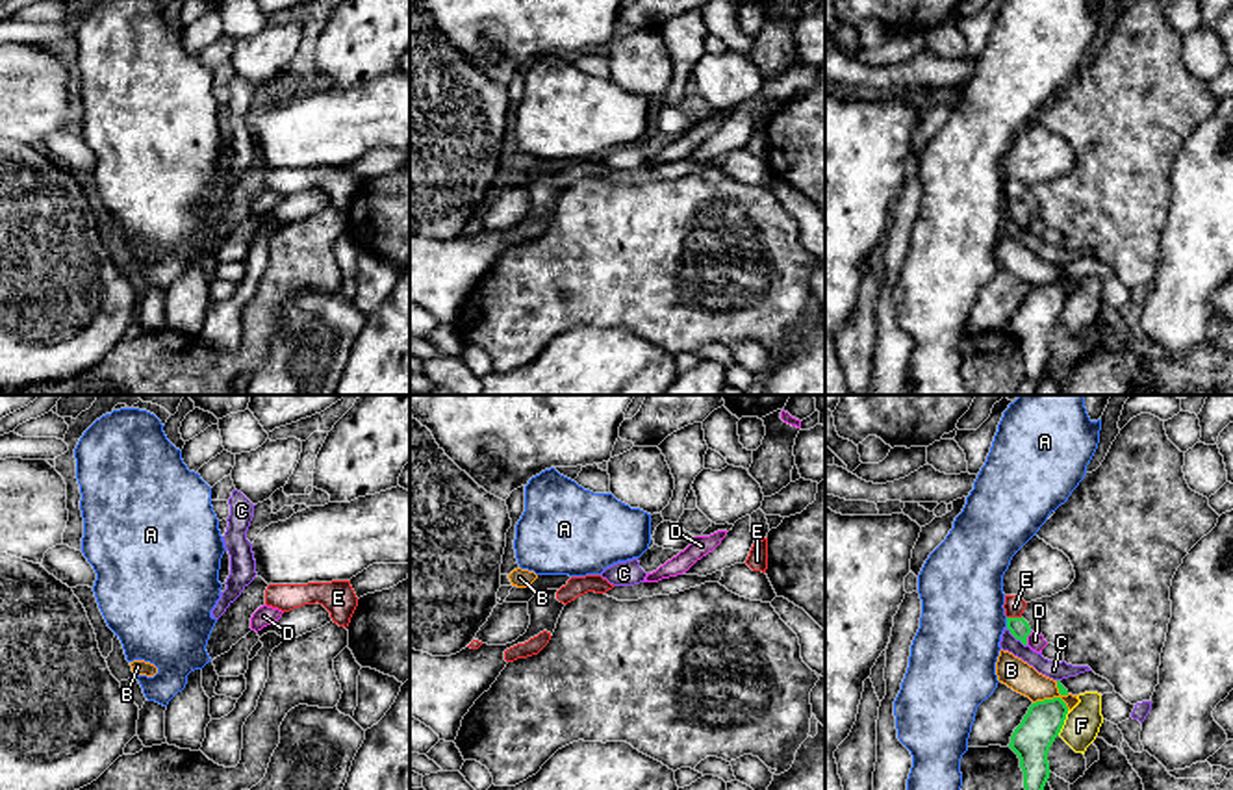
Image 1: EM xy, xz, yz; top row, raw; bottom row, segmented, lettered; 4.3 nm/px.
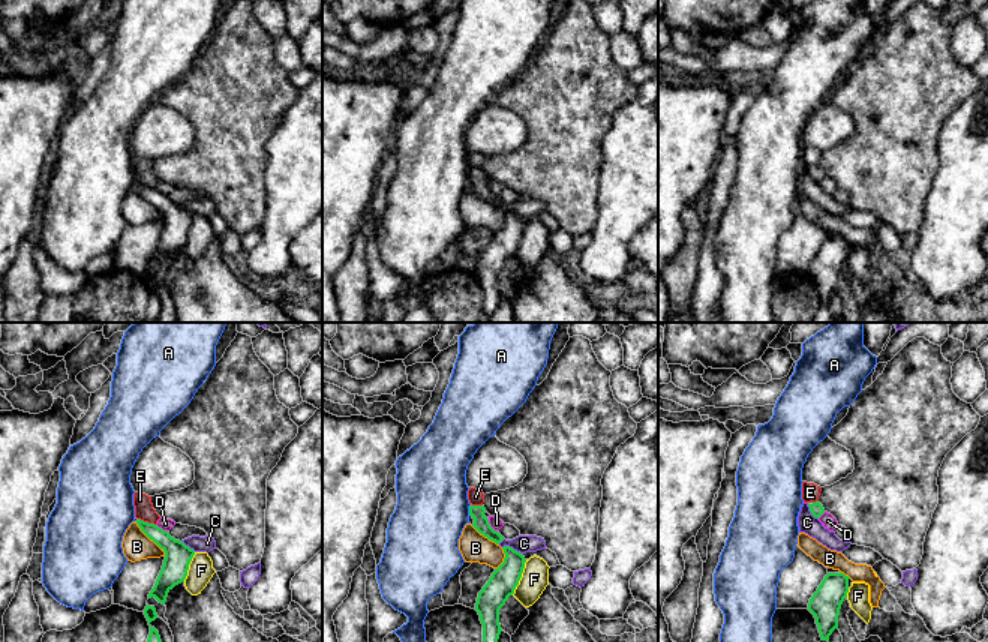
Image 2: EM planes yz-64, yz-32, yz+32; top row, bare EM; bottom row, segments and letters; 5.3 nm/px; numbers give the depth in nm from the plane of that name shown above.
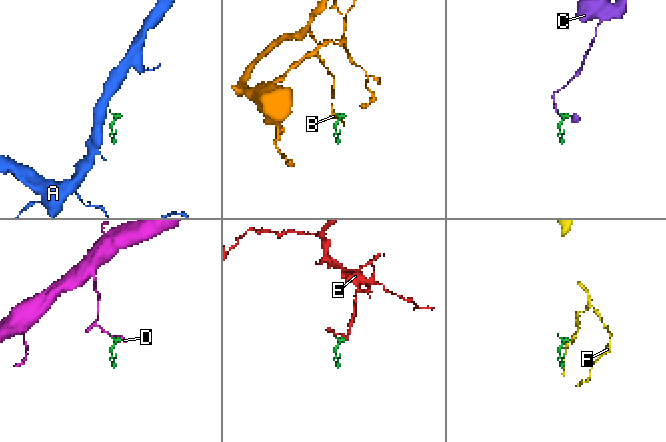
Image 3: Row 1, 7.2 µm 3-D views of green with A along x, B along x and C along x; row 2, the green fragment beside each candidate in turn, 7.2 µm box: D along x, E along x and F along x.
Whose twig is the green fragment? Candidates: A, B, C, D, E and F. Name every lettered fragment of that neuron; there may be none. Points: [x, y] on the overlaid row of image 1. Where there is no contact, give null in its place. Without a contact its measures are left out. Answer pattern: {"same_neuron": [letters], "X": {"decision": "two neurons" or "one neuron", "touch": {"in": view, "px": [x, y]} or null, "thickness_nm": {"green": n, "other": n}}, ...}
{"same_neuron": ["A"], "A": {"decision": "one neuron", "touch": {"in": "yz", "px": [1007, 622]}, "thickness_nm": {"green": 90, "other": 360}}, "B": {"decision": "two neurons", "touch": {"in": "yz", "px": [1050, 700]}, "thickness_nm": {"green": 170, "other": 130}}, "C": {"decision": "two neurons", "touch": {"in": "yz", "px": [1016, 638]}, "thickness_nm": {"green": 90, "other": 80}}, "D": {"decision": "two neurons", "touch": {"in": "yz", "px": [1026, 638]}, "thickness_nm": {"green": 90, "other": 70}}, "E": {"decision": "two neurons", "touch": {"in": "yz", "px": [1015, 618]}, "thickness_nm": {"green": 90, "other": 90}}, "F": {"decision": "two neurons", "touch": {"in": "yz", "px": [1063, 724]}, "thickness_nm": {"green": 170, "other": 160}}}

